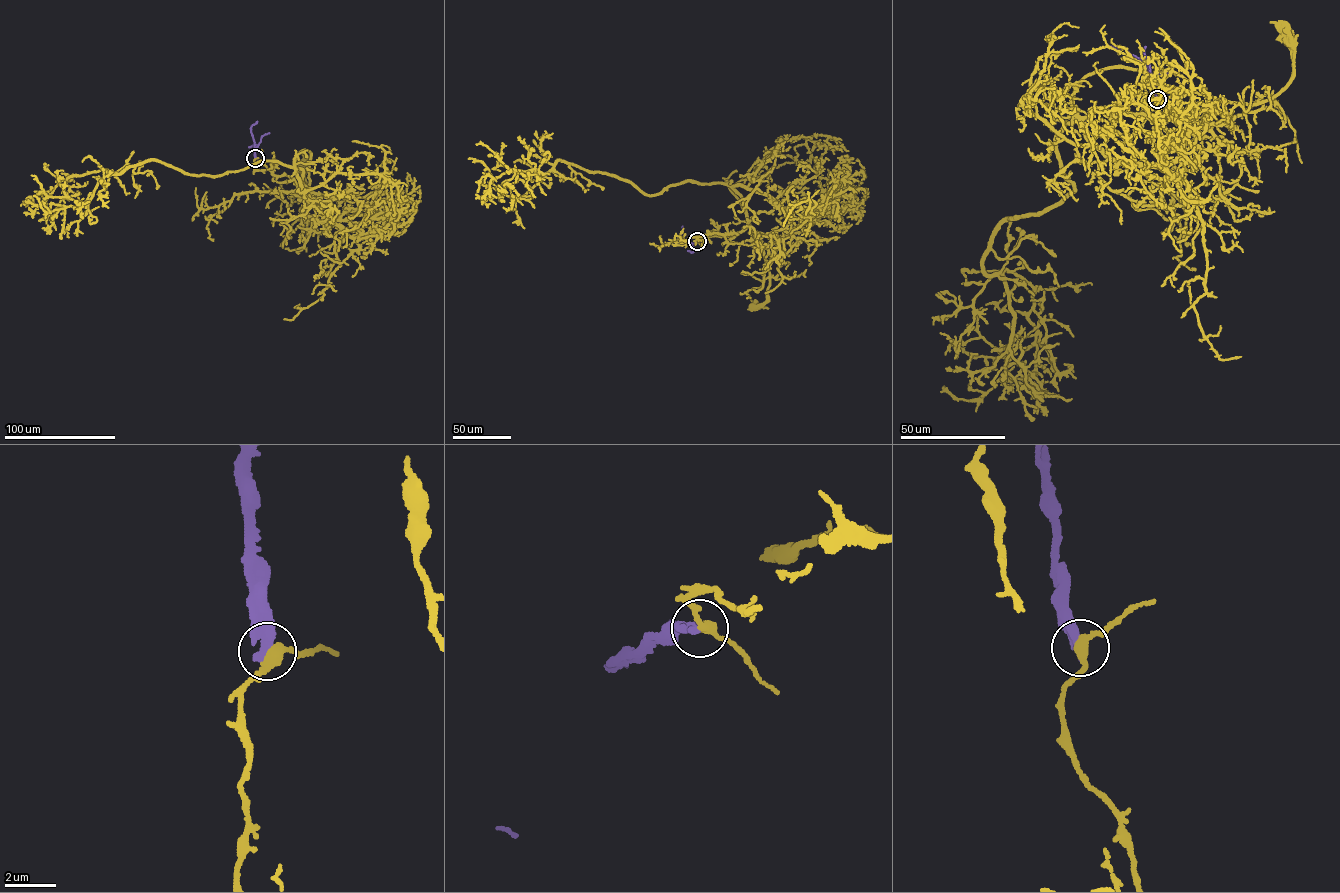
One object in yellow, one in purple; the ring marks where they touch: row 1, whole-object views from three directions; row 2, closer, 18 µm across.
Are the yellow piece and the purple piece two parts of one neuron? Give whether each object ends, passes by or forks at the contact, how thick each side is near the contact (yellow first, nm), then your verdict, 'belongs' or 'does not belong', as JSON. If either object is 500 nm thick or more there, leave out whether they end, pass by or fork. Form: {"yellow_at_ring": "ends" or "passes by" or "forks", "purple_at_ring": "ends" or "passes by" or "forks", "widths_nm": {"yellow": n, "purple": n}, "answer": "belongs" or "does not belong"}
{"yellow_at_ring": "passes by", "purple_at_ring": "ends", "widths_nm": {"yellow": 340, "purple": 460}, "answer": "does not belong"}

